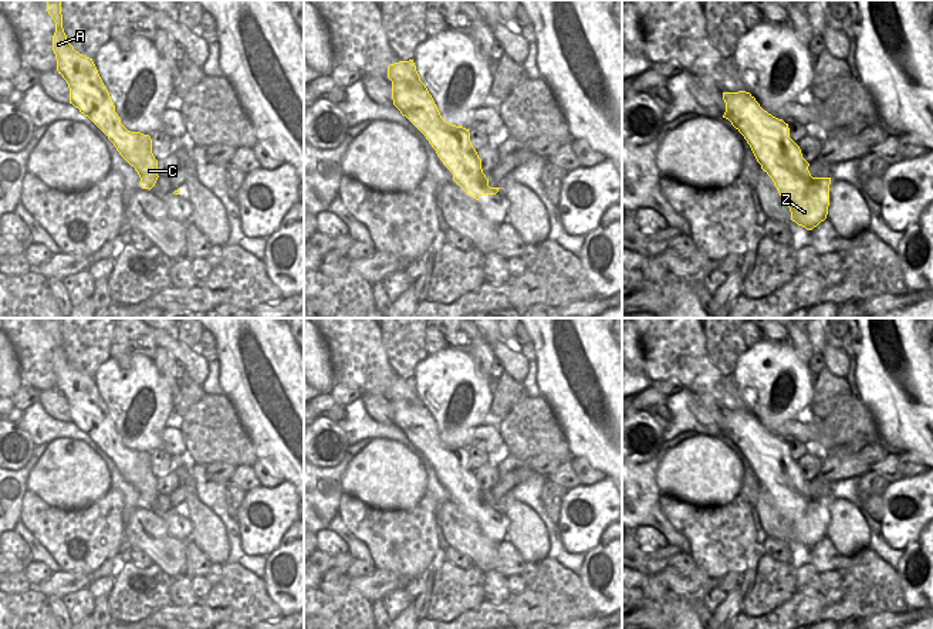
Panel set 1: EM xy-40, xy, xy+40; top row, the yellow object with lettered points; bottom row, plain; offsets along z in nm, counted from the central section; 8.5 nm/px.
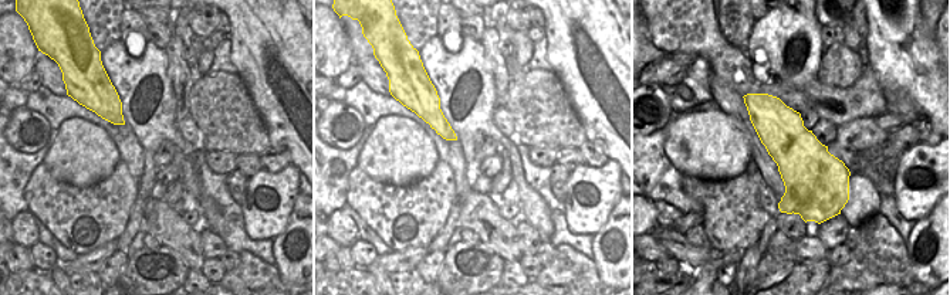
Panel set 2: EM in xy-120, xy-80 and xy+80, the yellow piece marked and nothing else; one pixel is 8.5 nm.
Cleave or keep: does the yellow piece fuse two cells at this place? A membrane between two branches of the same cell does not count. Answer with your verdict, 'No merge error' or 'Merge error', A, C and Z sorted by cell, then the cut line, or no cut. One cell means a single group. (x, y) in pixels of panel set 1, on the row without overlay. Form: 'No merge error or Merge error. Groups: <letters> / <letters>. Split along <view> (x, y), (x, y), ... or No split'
No merge error. Groups: A C Z. No split

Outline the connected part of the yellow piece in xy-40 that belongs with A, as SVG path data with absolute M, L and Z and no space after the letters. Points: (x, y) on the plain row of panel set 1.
M47 318L47 329L55 341L53 369L57 389L70 406L70 422L108 454L119 473L138 490L141 505L151 508L159 496L151 454L131 450L121 442L92 376L75 369L67 358L62 346L61 318Z

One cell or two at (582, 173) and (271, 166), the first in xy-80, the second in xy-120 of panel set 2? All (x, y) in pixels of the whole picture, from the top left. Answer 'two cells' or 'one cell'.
two cells

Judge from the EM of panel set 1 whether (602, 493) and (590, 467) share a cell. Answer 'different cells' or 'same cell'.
different cells

